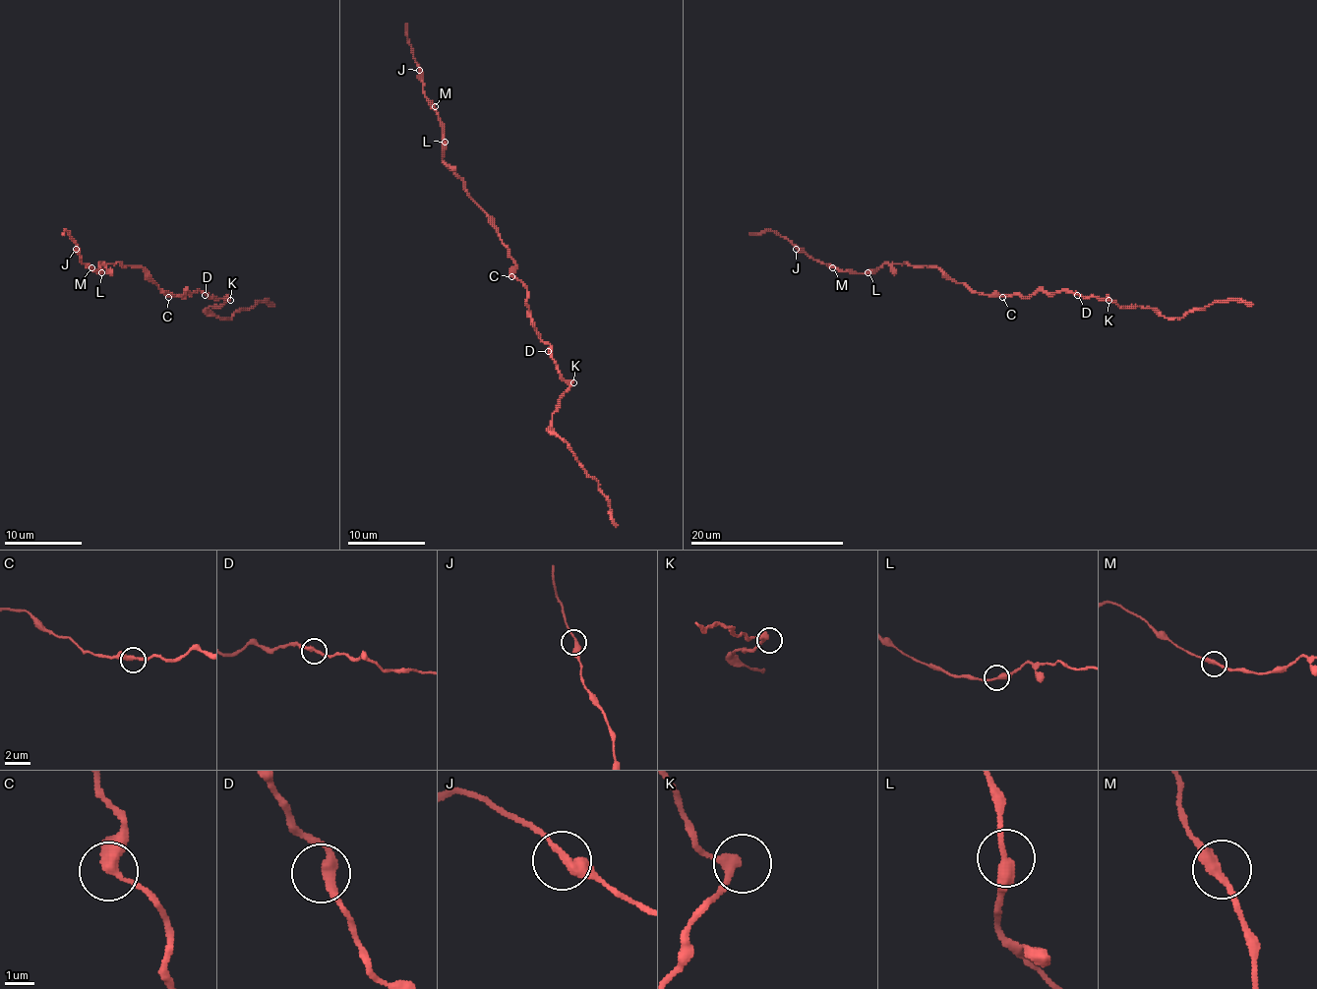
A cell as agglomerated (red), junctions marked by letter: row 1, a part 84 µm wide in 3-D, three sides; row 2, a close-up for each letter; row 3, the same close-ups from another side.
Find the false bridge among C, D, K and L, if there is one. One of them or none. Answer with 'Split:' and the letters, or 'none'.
Split: none

